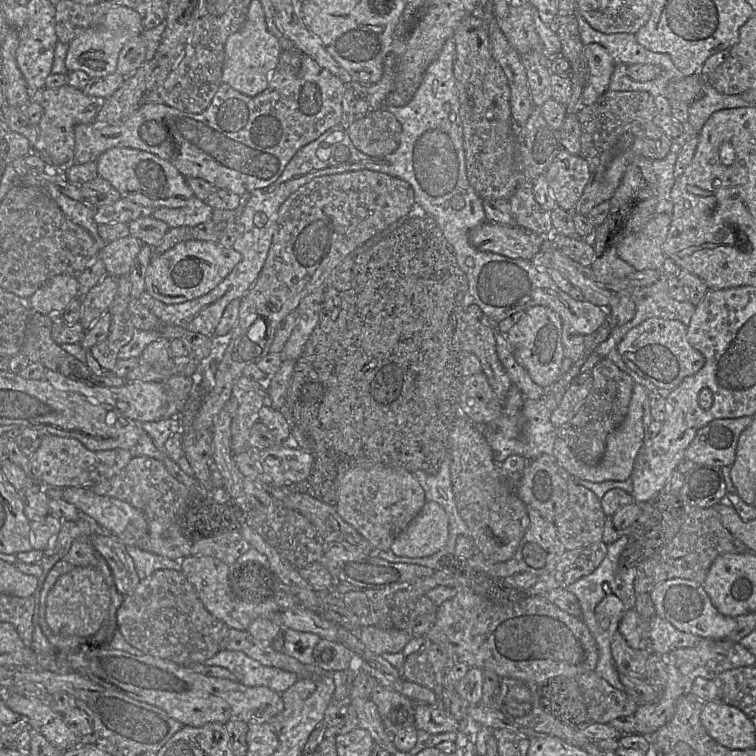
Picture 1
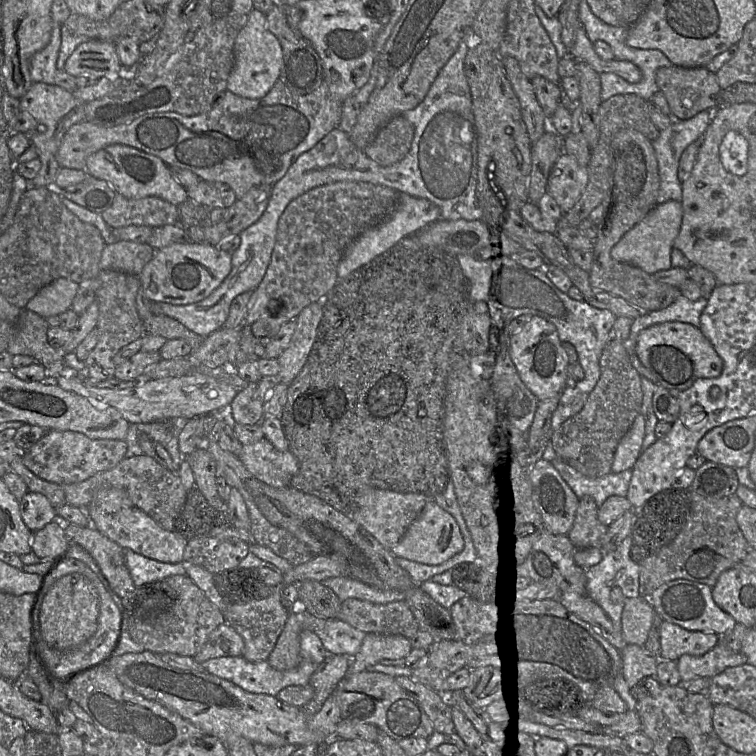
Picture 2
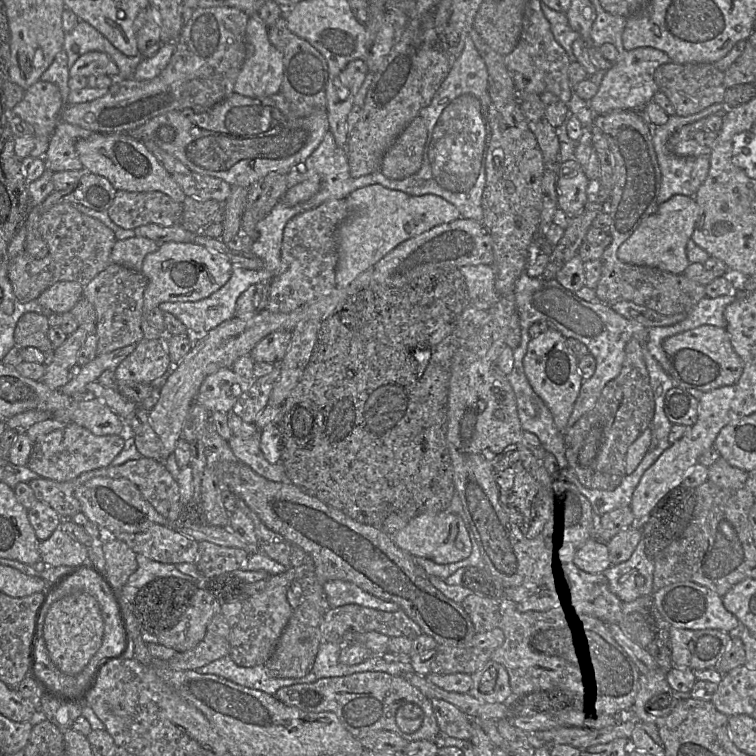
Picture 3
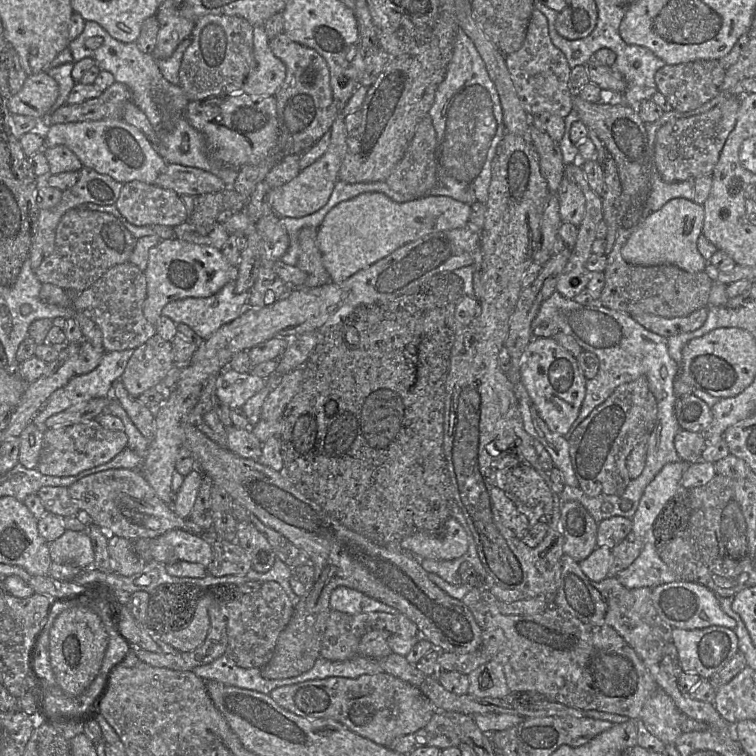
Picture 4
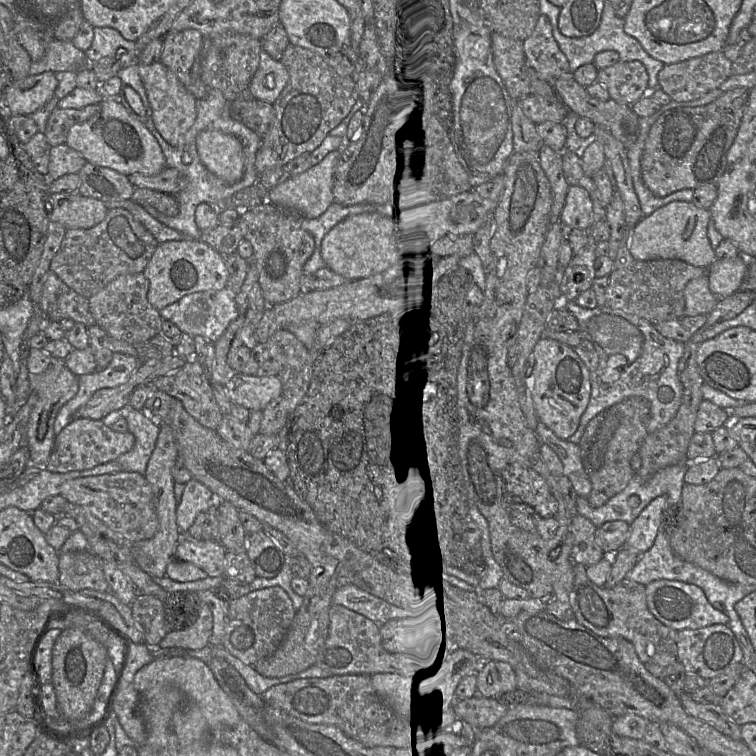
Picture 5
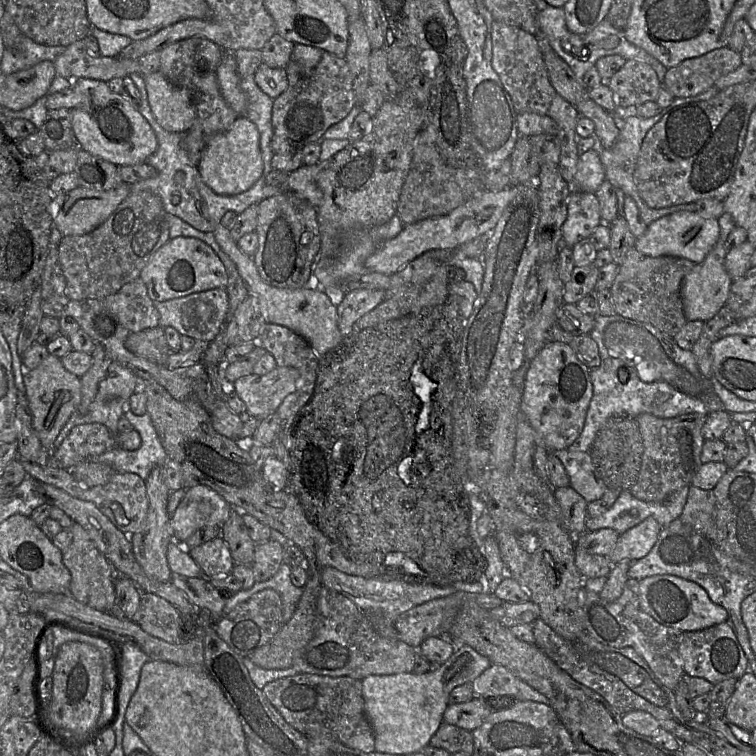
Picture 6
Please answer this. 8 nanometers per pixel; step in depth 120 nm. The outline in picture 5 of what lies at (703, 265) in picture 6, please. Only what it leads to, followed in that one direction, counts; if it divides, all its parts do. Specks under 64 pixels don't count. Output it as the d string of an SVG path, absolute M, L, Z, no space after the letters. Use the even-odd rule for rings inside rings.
M708 274L689 281L685 287L684 296L685 316L707 315L720 299L709 288Z

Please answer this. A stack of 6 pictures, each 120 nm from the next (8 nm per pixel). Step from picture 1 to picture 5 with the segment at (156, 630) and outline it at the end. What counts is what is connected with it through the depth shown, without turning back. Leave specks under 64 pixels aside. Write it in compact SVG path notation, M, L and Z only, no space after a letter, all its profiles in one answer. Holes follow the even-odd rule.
M202 602L197 620L184 630L167 632L159 646L163 649L178 647L185 650L200 650L209 645L212 629L212 612L208 605Z

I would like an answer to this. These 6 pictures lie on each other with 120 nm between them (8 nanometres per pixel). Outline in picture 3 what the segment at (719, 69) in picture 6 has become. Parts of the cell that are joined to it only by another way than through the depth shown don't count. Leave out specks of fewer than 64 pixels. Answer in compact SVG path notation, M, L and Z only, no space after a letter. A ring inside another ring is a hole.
M669 62L655 71L655 81L675 107L679 116L696 114L713 104L724 102L726 90L725 73L712 63L676 64Z

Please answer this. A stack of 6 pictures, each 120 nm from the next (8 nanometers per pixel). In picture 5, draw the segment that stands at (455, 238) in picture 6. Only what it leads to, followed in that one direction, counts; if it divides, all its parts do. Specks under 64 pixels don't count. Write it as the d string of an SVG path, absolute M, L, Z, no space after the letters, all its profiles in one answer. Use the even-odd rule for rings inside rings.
M469 191L440 202L395 214L361 213L336 224L323 238L321 256L326 267L347 280L385 271L417 247L437 238L473 235L491 217L497 203Z

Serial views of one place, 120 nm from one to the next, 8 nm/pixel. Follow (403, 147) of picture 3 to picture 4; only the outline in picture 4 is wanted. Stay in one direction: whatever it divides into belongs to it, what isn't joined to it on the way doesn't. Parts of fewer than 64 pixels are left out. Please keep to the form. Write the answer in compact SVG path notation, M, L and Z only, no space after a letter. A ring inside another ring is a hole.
M429 116L416 126L414 136L392 173L384 181L398 193L427 196L437 182L437 135Z

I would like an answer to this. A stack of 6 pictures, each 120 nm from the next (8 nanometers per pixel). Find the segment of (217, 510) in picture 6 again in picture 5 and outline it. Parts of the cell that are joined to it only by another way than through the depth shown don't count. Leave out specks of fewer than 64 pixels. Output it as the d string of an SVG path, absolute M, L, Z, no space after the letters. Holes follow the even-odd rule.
M192 478L185 484L181 501L177 505L176 519L180 531L186 534L197 515L215 506L217 498L200 481Z

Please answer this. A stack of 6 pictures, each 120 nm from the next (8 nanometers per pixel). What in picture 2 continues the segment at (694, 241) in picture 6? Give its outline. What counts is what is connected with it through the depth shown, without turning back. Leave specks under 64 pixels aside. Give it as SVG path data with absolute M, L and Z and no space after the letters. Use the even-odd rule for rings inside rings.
M669 200L657 204L632 230L612 249L613 259L639 267L649 274L672 268L673 243L679 234L683 217L681 201Z

